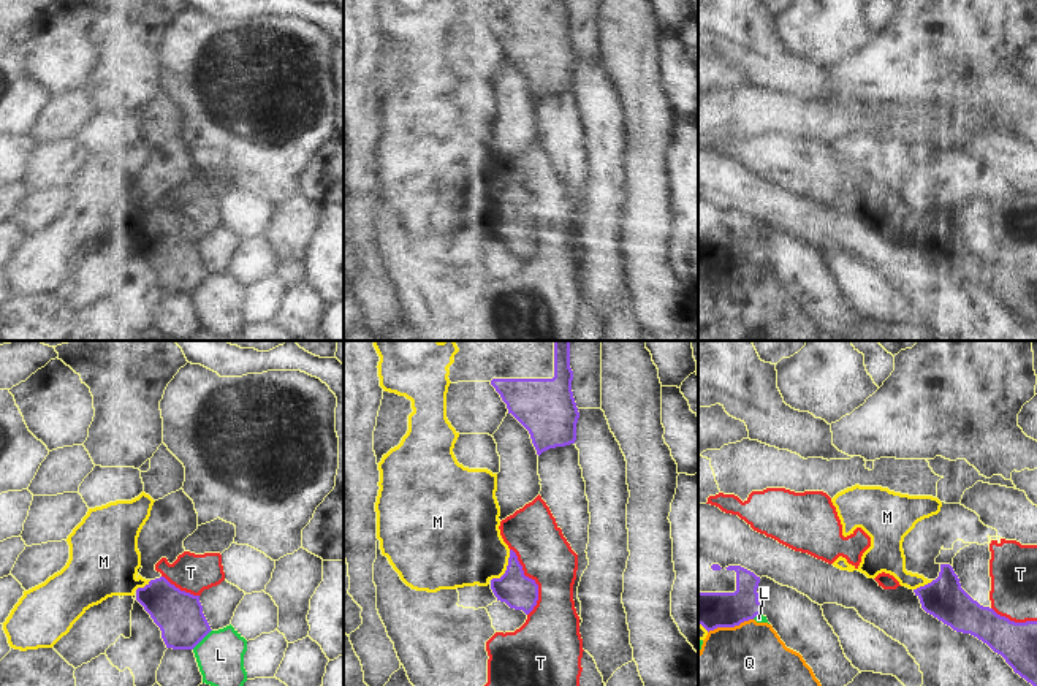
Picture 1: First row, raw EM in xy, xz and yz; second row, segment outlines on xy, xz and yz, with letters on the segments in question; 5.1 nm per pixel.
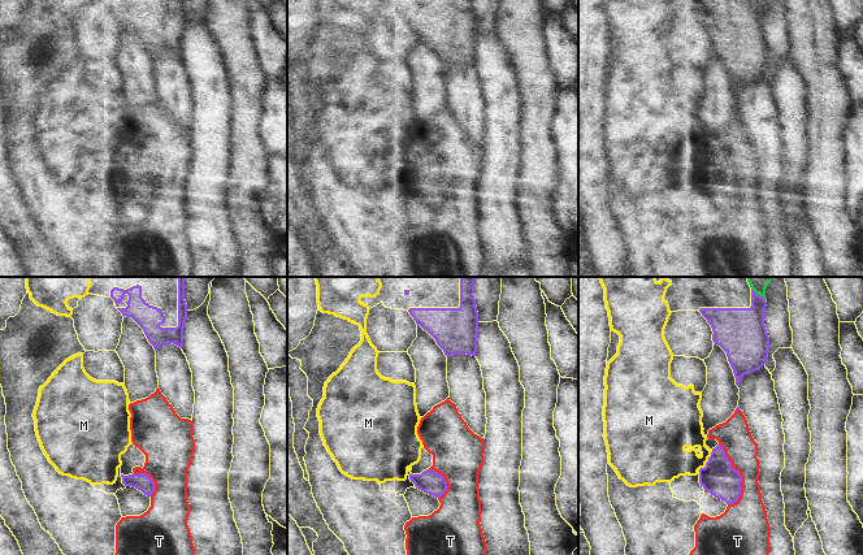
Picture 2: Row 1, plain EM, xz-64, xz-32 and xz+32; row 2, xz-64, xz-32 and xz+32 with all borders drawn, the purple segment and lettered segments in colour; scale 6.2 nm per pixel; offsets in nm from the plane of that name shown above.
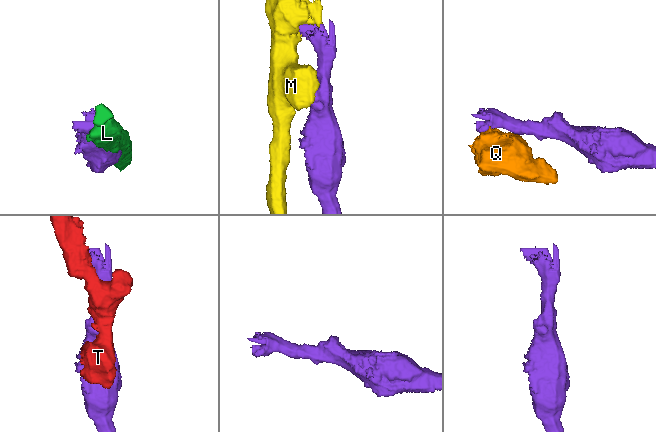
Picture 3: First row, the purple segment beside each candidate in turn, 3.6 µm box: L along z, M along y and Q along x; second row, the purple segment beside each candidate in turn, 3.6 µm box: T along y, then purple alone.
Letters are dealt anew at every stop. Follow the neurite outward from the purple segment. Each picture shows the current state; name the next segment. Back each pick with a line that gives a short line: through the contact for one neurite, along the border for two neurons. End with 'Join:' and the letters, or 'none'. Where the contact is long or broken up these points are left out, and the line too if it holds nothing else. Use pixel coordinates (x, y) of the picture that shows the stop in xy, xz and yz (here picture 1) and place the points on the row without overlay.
Join: none

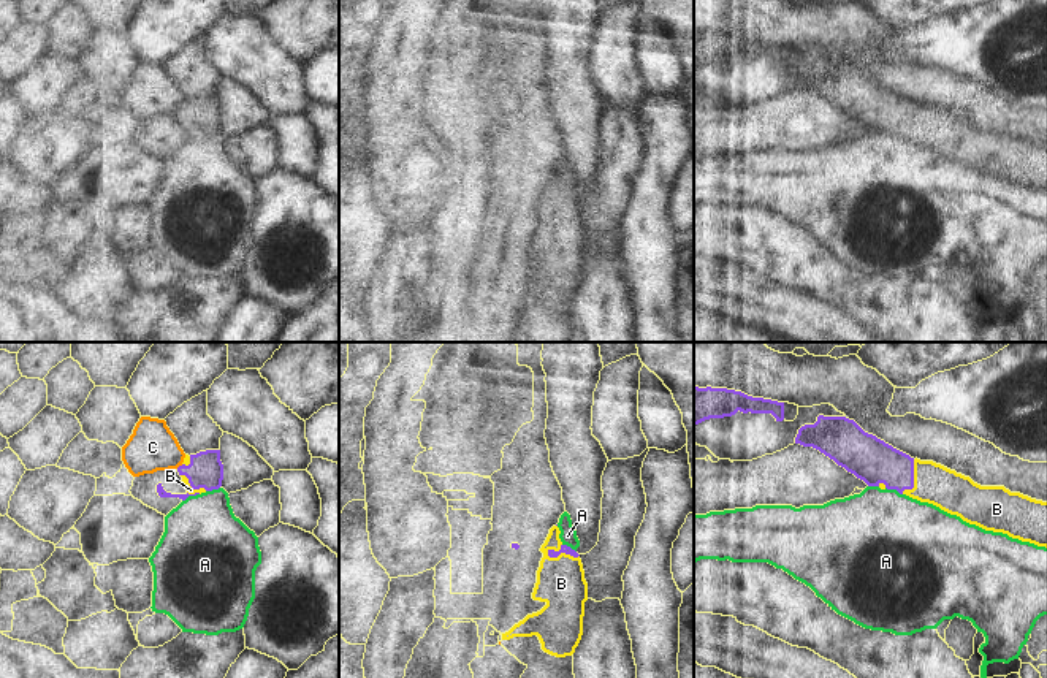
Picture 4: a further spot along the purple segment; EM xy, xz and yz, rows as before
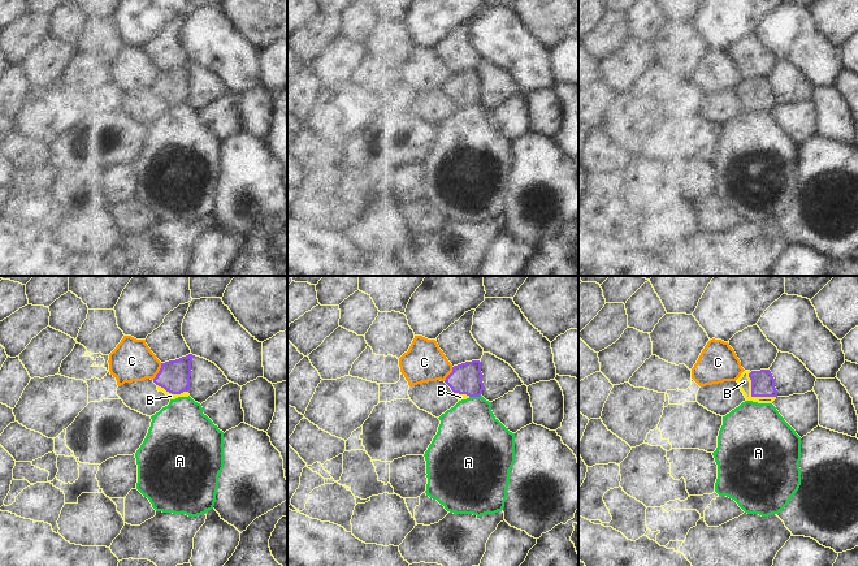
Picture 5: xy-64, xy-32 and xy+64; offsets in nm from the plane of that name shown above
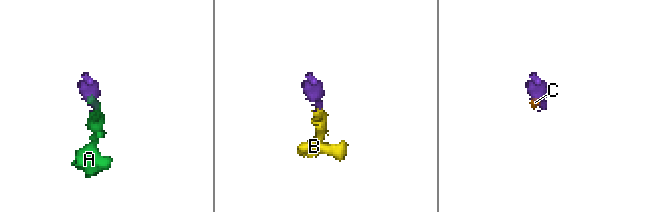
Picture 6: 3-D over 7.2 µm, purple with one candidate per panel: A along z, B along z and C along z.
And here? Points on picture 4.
B: line xz (564, 194), (563, 197), (561, 228)
Join: B

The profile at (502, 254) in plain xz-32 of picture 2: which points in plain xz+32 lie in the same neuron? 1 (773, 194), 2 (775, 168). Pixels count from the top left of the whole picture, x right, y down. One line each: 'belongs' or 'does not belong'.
1: does not belong
2: does not belong

